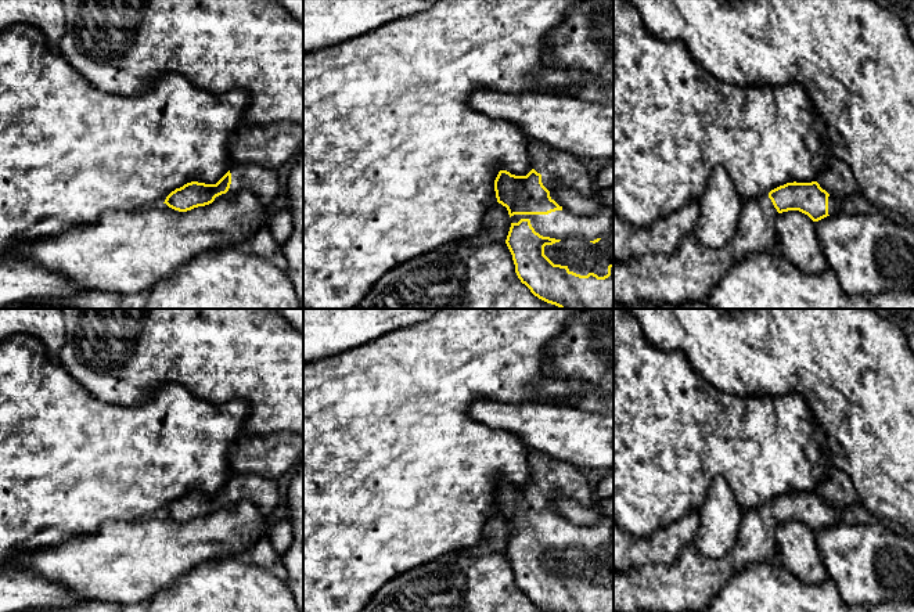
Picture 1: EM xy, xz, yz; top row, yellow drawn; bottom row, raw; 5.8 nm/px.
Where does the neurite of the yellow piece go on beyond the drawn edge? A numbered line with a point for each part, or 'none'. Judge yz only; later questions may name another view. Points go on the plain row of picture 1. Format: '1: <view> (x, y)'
1: yz (834, 512)

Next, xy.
1: xy (265, 493)

